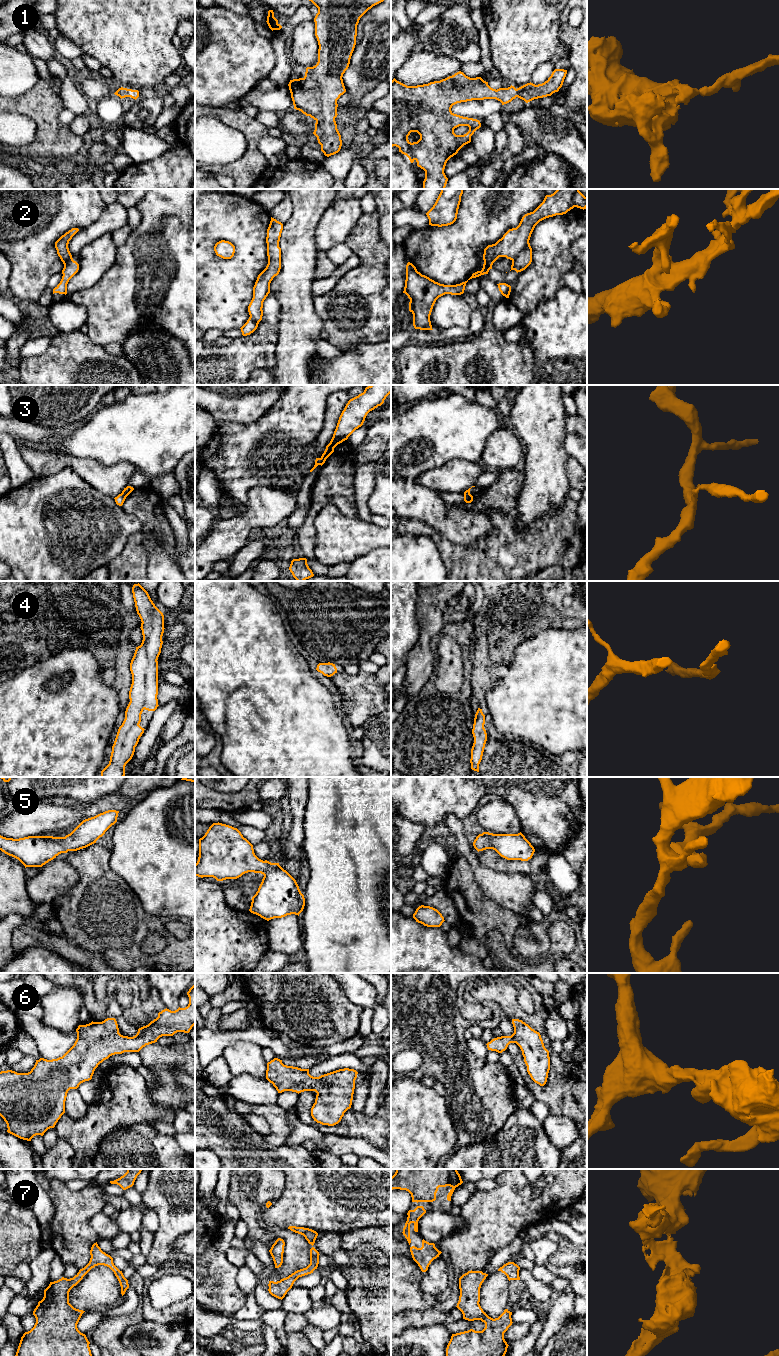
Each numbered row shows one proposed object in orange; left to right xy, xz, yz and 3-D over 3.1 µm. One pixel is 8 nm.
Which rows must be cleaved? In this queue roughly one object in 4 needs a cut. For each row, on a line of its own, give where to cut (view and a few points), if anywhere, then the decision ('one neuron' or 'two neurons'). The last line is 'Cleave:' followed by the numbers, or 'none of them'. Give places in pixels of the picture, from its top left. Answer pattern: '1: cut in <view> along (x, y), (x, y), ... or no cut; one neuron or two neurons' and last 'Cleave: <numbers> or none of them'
1: no cut; one neuron
2: no cut; one neuron
3: cut in xy along (121, 493), (126, 496); two neurons
4: no cut; one neuron
5: no cut; one neuron
6: no cut; one neuron
7: no cut; one neuron
Cleave: 3

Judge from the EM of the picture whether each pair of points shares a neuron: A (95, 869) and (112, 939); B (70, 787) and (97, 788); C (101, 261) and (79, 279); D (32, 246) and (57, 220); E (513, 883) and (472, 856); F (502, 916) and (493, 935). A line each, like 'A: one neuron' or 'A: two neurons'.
A: one neuron
B: one neuron
C: one neuron
D: one neuron
E: one neuron
F: two neurons

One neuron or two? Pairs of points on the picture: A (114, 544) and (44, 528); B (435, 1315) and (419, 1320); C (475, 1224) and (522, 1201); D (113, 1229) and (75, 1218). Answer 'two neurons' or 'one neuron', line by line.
A: one neuron
B: one neuron
C: one neuron
D: two neurons

